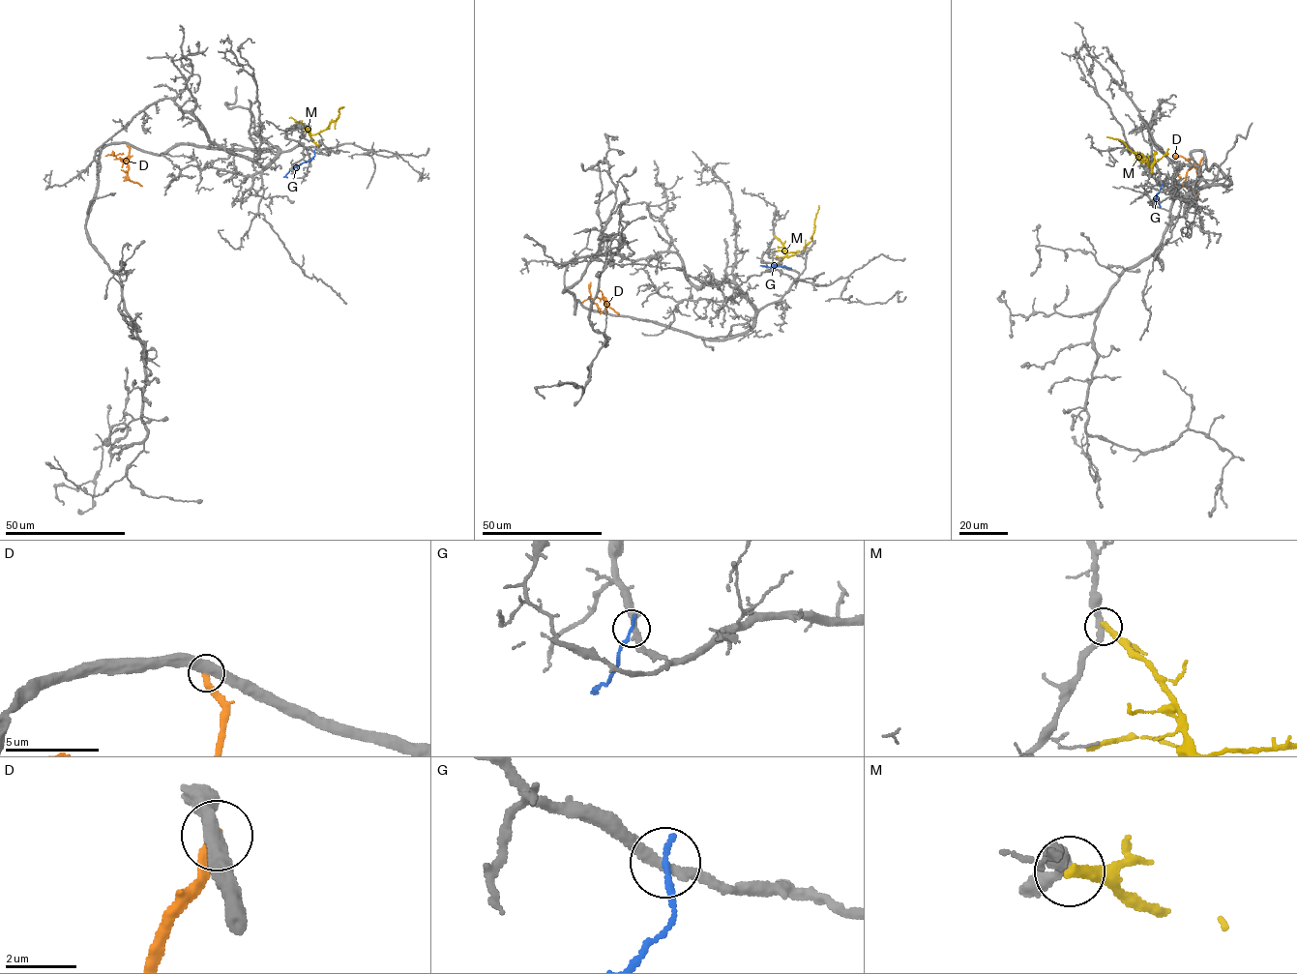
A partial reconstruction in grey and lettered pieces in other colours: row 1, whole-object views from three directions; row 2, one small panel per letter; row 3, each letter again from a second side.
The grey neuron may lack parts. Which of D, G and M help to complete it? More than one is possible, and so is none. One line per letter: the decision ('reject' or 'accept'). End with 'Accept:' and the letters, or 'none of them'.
D: reject
G: reject
M: reject
Accept: none of them

